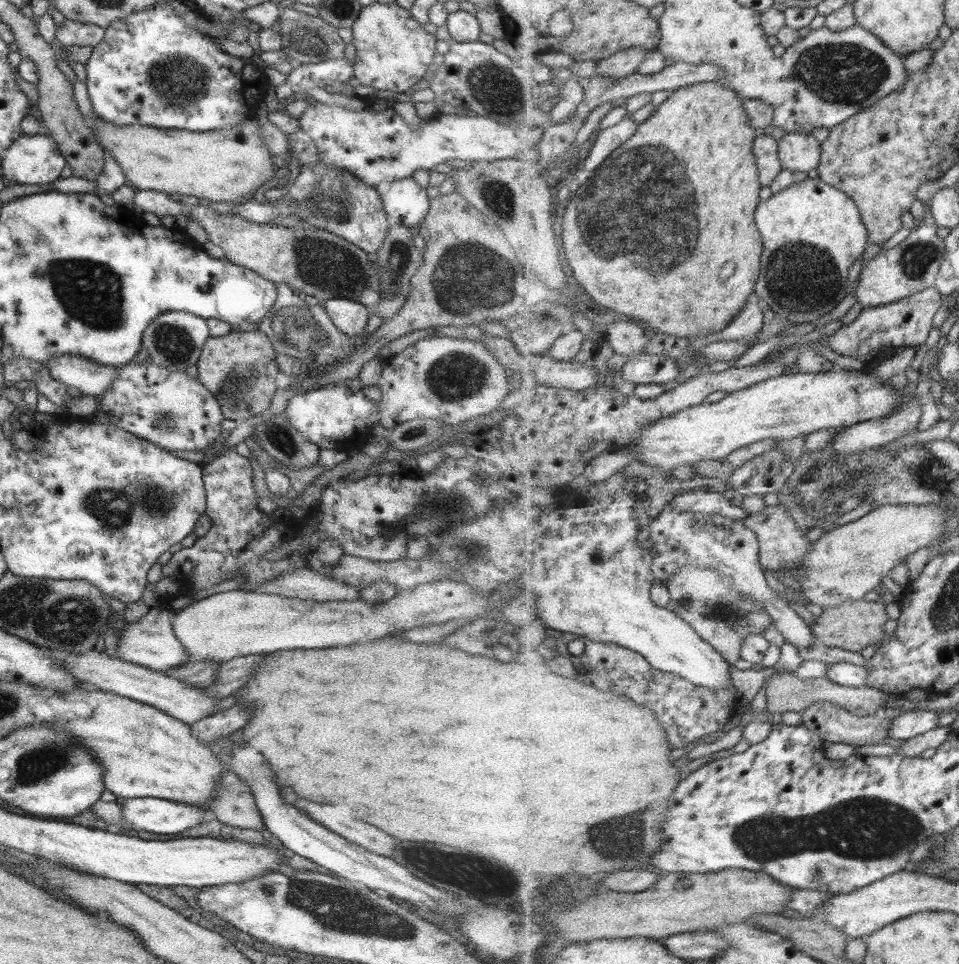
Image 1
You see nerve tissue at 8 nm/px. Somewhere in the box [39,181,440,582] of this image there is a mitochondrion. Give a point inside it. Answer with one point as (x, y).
(92, 292)

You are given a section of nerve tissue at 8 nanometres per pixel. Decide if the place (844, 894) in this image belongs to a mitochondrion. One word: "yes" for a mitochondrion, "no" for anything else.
no

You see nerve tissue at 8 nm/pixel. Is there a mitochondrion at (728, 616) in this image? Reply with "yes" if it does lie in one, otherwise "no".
yes

